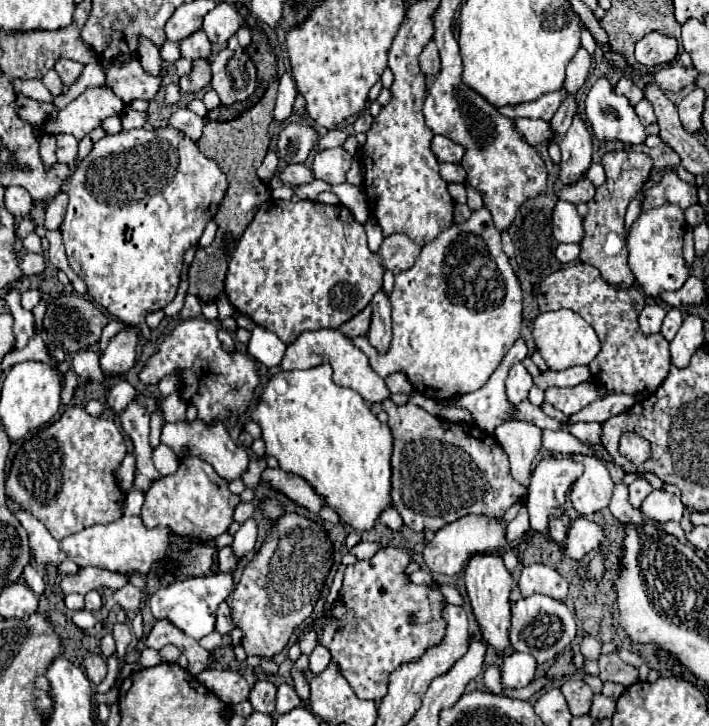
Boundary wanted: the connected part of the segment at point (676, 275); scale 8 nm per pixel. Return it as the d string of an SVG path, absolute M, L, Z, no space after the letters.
M663 206L657 210L647 210L641 212L639 218L635 220L631 234L627 238L629 268L645 296L659 298L661 292L675 292L685 284L689 268L685 266L681 254L683 234L685 234L685 216L679 206Z

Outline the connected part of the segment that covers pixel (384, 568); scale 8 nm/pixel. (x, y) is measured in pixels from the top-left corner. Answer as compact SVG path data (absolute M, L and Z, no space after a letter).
M387 546L367 560L347 566L337 600L309 628L317 632L319 644L327 646L331 662L337 664L353 692L377 704L387 692L389 674L399 664L417 662L423 652L445 638L447 624L441 614L447 604L445 596L439 586L413 584L405 572L411 562L407 550Z

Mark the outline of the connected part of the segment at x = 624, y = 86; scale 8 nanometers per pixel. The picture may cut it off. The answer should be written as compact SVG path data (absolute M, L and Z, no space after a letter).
M621 78L621 80L617 82L617 86L615 86L615 92L621 94L621 96L625 96L631 106L635 106L639 100L643 100L641 88L639 88L631 78Z

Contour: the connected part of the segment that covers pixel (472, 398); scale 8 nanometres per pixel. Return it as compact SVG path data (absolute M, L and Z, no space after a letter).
M517 338L513 348L505 354L499 368L493 372L493 376L487 380L487 384L471 394L461 396L459 408L467 408L475 422L481 424L483 432L493 434L497 426L513 420L515 406L507 400L505 394L505 378L511 368L511 364L523 360L529 354L527 344L523 338Z

